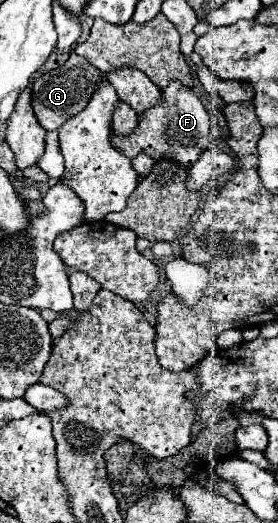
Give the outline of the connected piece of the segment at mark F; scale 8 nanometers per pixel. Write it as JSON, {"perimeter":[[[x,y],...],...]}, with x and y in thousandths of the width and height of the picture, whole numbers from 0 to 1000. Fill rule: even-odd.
{"perimeter":[[[637,153],[608,157],[608,164],[586,172],[586,195],[572,203],[500,218],[500,241],[471,260],[442,264],[406,256],[406,275],[464,302],[493,298],[493,291],[514,287],[543,302],[615,302],[629,310],[651,310],[651,317],[687,317],[709,310],[709,302],[723,302],[723,294],[781,268],[788,260],[766,249],[752,214],[730,207],[694,172],[665,172],[665,164]]]}

